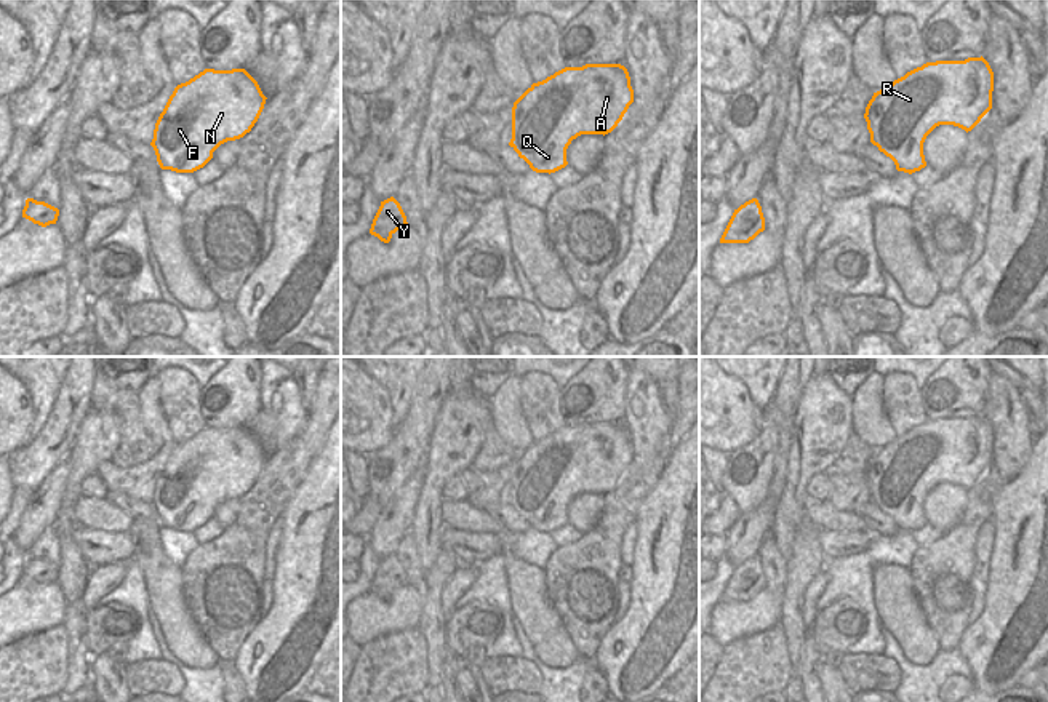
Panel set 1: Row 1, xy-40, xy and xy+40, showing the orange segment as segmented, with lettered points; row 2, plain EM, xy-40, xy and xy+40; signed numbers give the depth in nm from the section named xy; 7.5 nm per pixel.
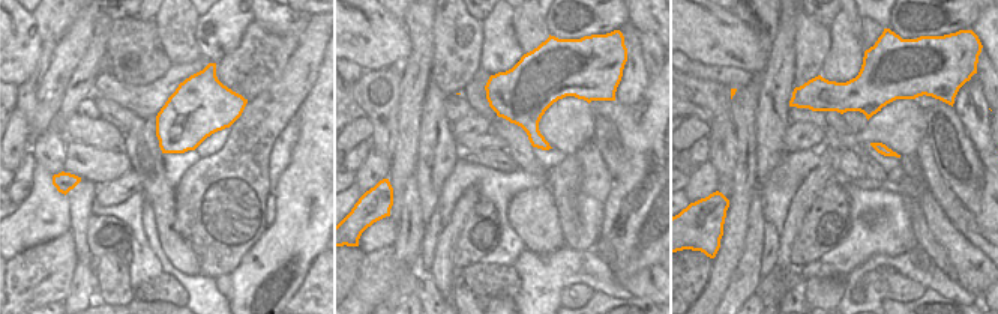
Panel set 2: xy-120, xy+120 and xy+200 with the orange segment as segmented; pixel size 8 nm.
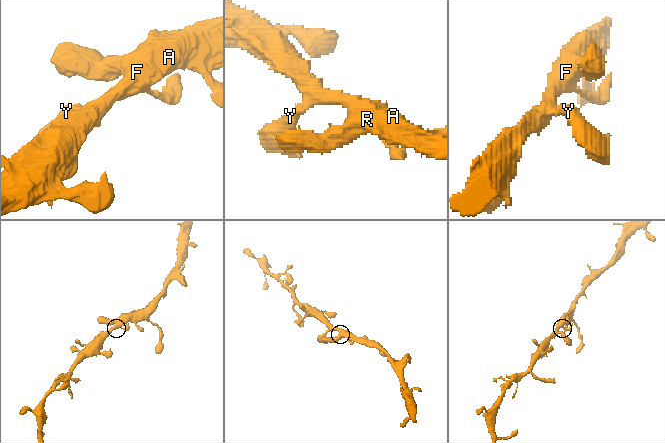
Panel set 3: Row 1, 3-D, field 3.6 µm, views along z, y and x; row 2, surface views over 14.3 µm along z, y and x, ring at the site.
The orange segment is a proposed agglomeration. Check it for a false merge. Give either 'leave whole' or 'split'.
leave whole

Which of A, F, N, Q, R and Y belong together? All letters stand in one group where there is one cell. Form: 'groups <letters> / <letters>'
groups A F N Q R Y

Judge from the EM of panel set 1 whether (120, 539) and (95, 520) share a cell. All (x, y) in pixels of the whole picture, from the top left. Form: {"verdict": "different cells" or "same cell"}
{"verdict": "different cells"}

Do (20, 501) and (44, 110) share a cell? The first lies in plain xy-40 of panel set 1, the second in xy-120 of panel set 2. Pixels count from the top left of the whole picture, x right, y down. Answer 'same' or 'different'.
same

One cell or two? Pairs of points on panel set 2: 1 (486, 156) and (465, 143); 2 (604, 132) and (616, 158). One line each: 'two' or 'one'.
1: two
2: one

